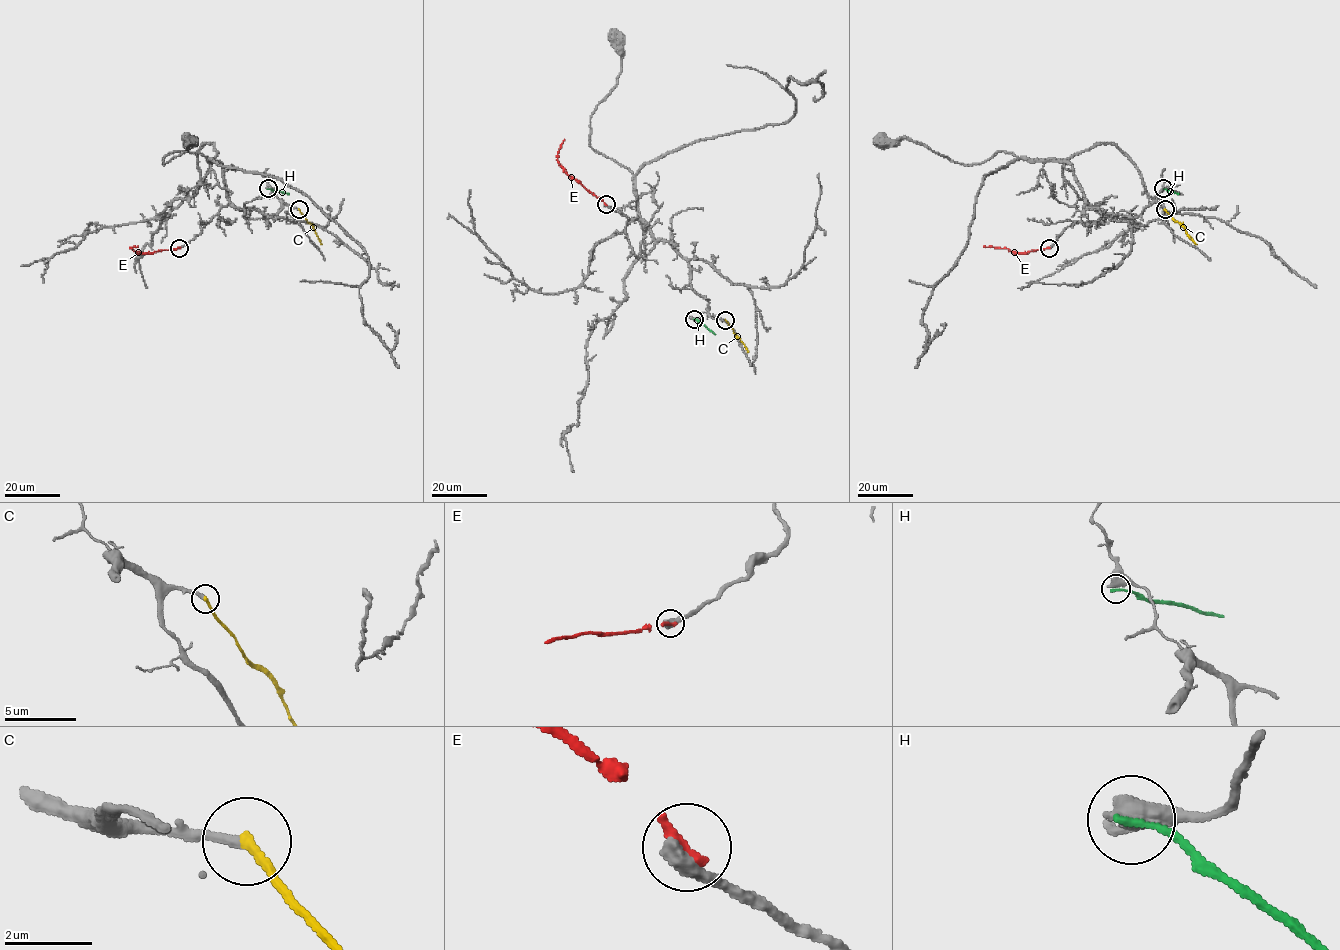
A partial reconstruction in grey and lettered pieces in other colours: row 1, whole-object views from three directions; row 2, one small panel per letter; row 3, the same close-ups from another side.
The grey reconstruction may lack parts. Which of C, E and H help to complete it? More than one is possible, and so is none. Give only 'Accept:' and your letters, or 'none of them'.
Accept: C

